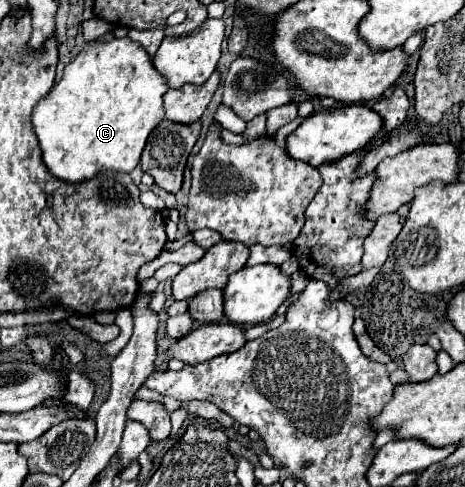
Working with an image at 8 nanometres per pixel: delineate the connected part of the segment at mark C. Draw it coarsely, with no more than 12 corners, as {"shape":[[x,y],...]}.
{"shape":[[89,41],[33,109],[49,173],[131,173],[165,77]]}

